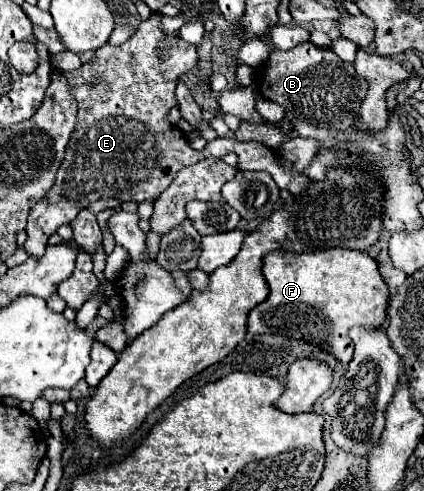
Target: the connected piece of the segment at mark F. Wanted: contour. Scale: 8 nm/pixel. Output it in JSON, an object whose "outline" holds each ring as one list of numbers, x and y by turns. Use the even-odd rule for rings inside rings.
{"outline":[[272,251,264,255,262,271,270,287,270,297,250,311,250,333,282,333,286,337,298,337,330,351,342,363,348,363,352,359,348,329,354,325,380,327,386,319,388,287,378,273,378,263,366,251]]}

